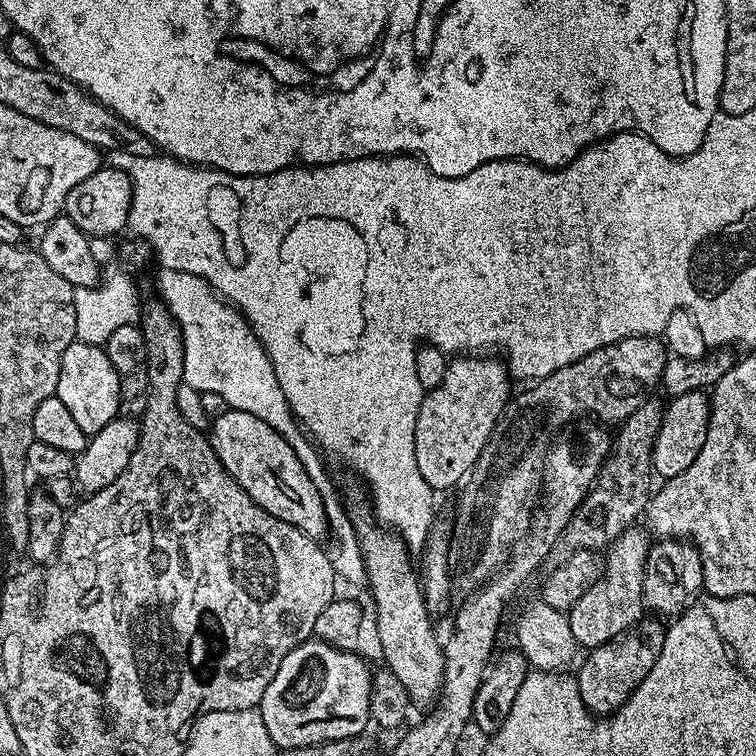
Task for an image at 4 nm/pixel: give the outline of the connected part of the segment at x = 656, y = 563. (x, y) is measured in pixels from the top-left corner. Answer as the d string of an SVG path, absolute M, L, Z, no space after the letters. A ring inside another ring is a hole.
M664 538L656 543L649 547L646 566L642 574L644 606L649 613L655 614L657 617L675 618L681 616L694 601L699 600L704 592L702 558L696 545L691 542Z

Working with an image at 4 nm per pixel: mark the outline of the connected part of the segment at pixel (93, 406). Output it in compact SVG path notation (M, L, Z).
M77 342L69 346L66 354L62 354L62 370L58 374L55 396L65 404L66 410L70 410L74 422L78 422L84 432L93 434L118 416L120 377L120 372L114 370L101 345Z

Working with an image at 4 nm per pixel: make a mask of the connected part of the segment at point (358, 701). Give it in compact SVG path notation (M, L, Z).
M317 638L303 640L298 647L290 650L290 654L282 658L278 674L274 674L270 686L266 686L266 694L262 694L258 705L262 722L266 722L266 730L276 743L277 749L301 748L325 744L331 740L351 740L359 737L361 735L359 732L370 724L373 675L373 669L368 669L367 662L360 654L338 649L324 640Z

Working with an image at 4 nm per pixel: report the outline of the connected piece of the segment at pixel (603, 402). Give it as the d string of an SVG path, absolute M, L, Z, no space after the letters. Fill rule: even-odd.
M655 336L622 338L617 344L602 346L594 350L594 354L586 354L586 358L570 362L570 366L562 366L562 370L554 370L554 374L535 381L531 386L525 387L528 388L525 392L520 392L517 396L515 393L514 398L509 399L486 446L480 452L478 462L459 489L461 492L460 501L456 504L456 525L453 523L450 528L450 555L454 584L459 591L461 588L461 593L475 592L508 563L510 546L515 545L521 539L521 533L529 527L530 509L537 503L538 489L542 484L544 456L557 435L555 432L563 424L570 423L575 416L593 416L596 419L593 421L604 426L623 424L626 418L630 418L630 414L634 414L634 410L638 410L638 406L642 406L655 393L652 391L657 391L669 357L663 339Z

